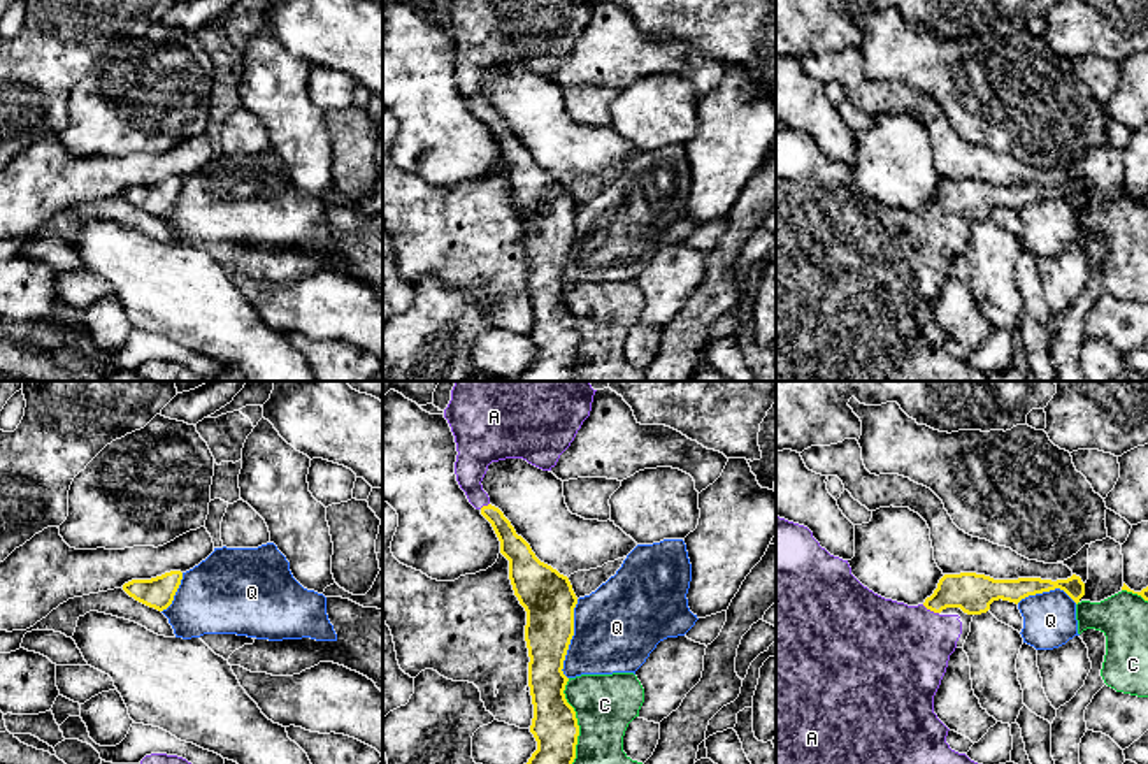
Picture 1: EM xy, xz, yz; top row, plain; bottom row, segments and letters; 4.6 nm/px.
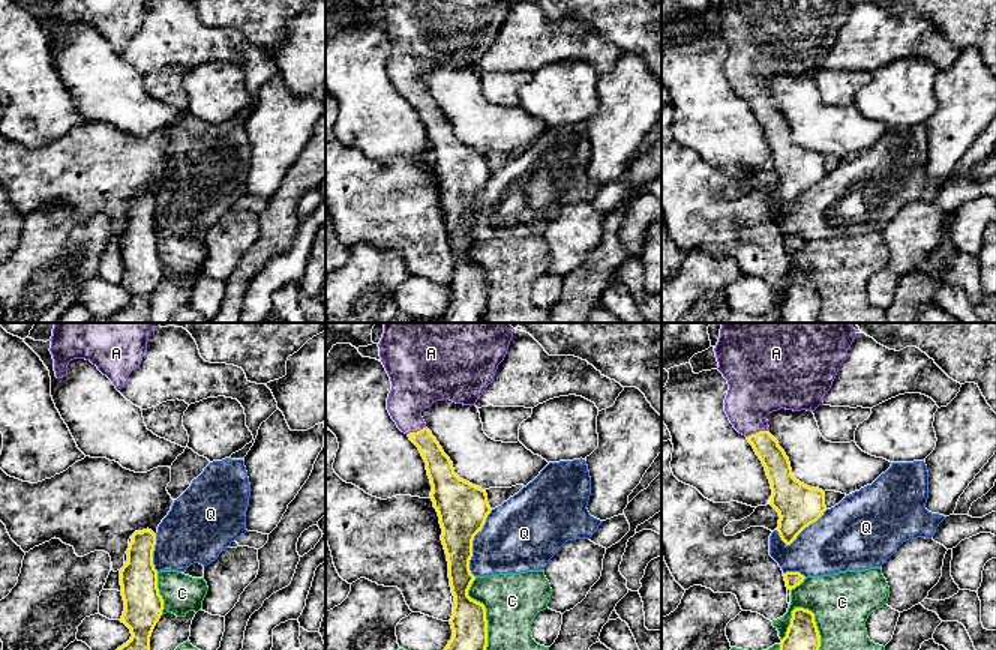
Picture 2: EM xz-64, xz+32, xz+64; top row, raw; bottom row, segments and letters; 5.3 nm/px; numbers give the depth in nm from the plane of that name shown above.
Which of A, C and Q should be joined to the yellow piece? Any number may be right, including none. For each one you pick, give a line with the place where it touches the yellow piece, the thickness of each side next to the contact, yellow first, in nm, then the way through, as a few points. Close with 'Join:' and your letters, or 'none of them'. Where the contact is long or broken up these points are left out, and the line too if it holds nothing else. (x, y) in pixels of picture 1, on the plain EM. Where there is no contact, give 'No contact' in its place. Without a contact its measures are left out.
A: Touches yellow at yz (931, 216). Thickness 180 nm (yellow) against 460 nm. Path across: yz (971, 199), (950, 199), (931, 216), (918, 241), (899, 260)
Join: A

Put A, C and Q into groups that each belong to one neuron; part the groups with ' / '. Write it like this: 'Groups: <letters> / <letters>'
Groups: A / C / Q

